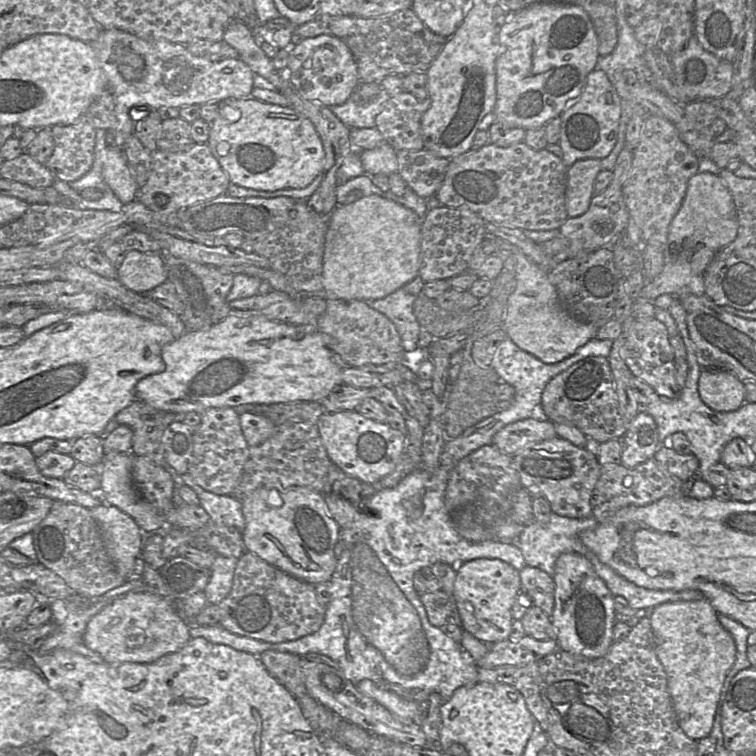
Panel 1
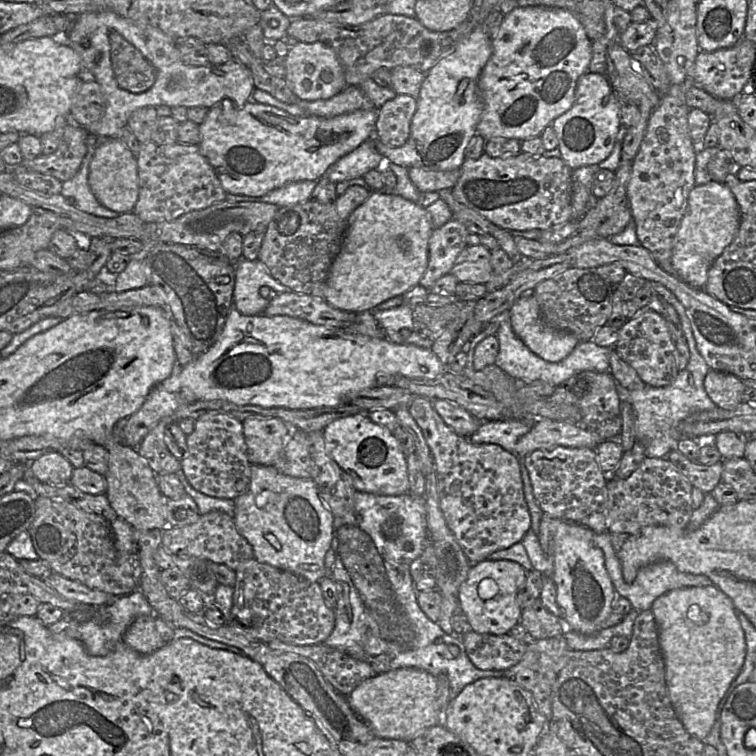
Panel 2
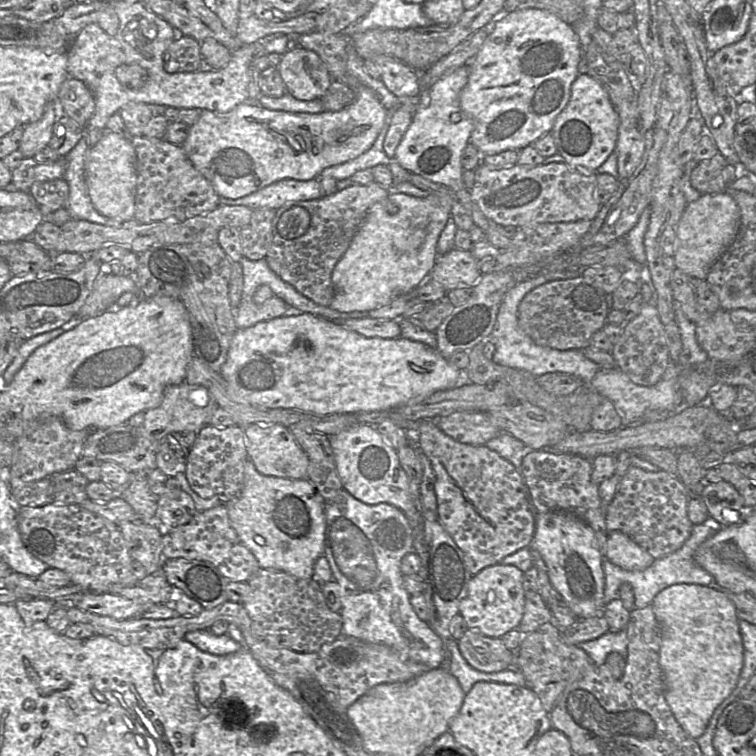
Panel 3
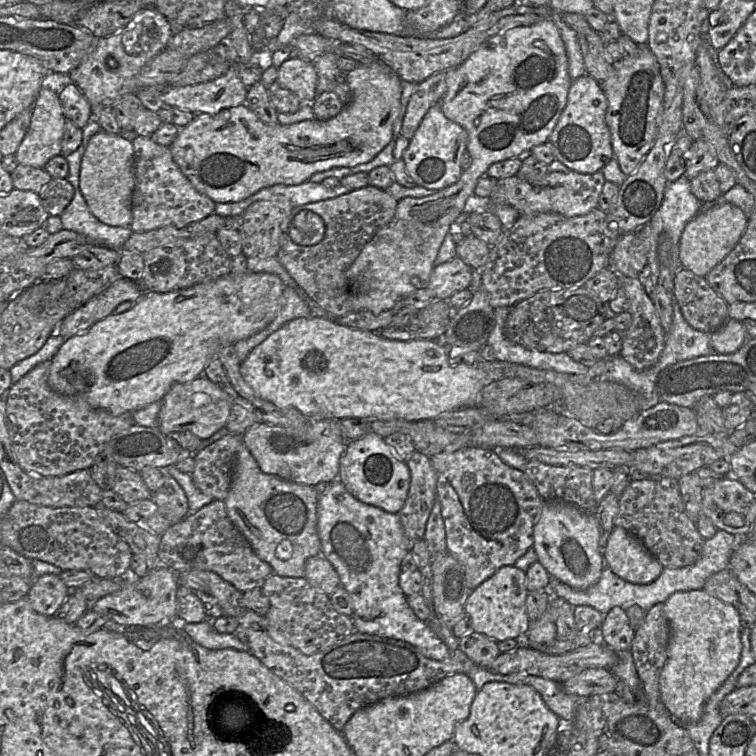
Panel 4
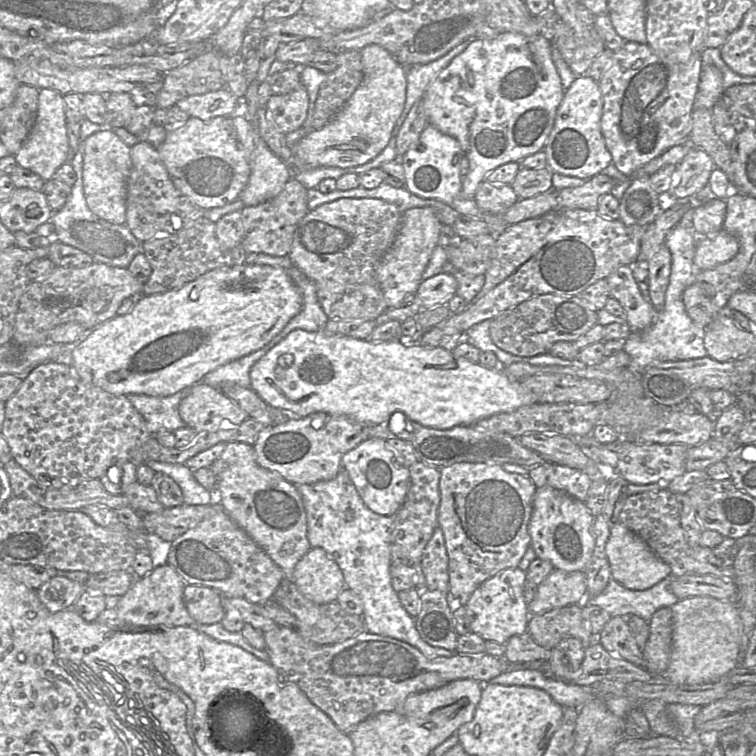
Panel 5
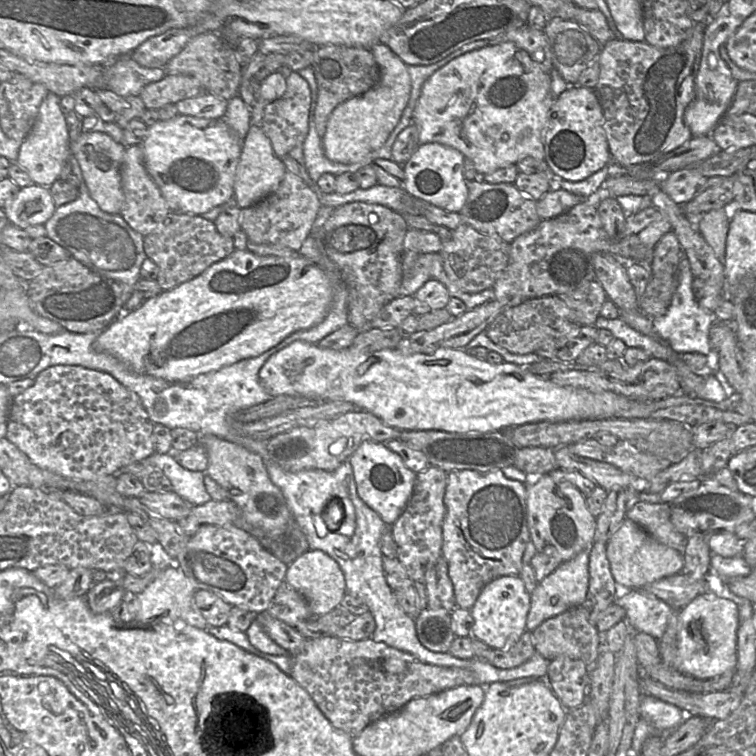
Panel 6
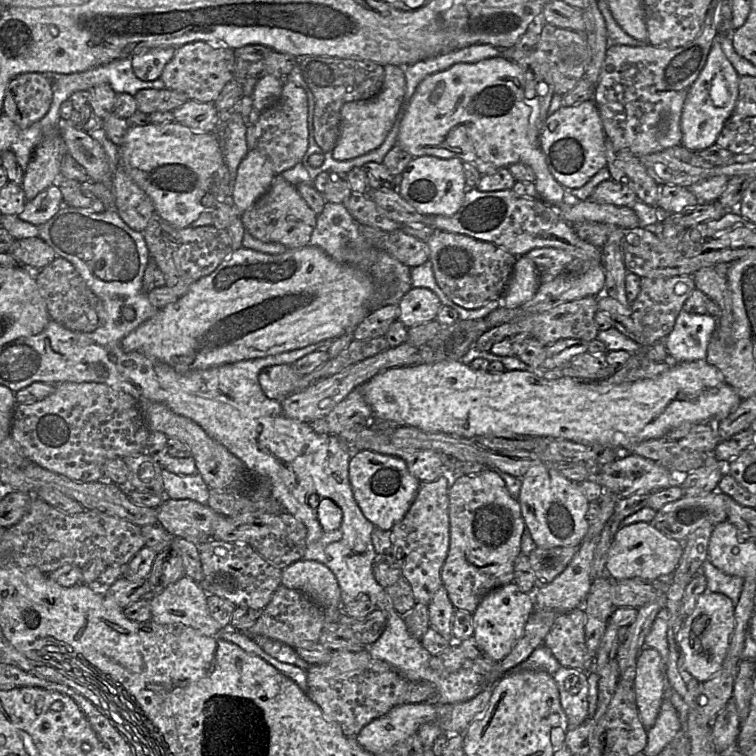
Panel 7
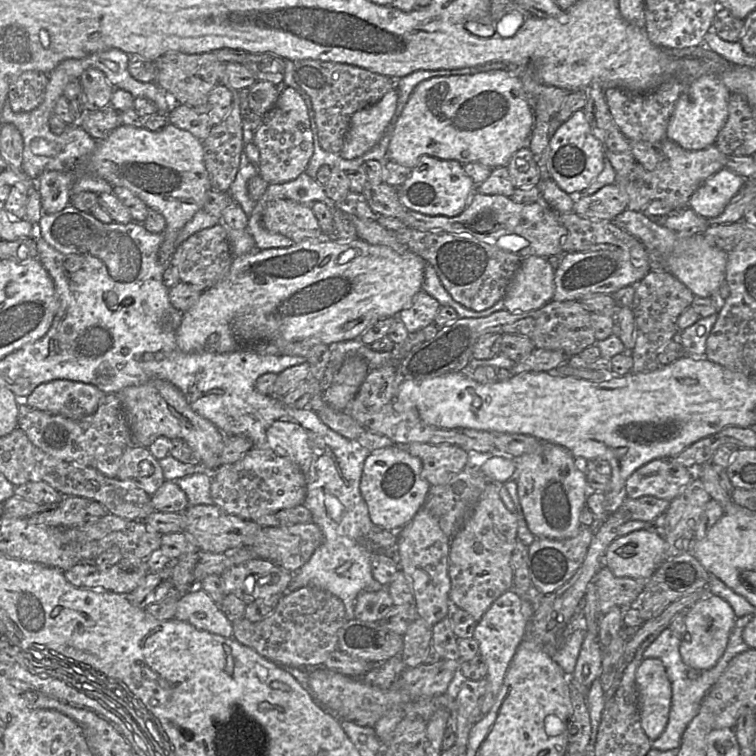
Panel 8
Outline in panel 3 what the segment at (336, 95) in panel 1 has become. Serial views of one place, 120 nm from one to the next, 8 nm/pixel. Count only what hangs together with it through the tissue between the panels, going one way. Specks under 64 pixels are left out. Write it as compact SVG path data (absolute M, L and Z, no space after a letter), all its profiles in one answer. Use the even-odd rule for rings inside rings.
M301 46L287 50L282 55L278 71L287 92L299 100L321 99L332 83L320 56Z

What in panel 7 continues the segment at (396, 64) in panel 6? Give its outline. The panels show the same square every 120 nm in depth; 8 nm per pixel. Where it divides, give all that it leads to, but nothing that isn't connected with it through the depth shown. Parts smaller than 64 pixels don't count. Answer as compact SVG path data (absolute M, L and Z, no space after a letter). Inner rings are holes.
M387 64L379 93L371 99L345 103L340 111L340 134L331 152L338 161L351 160L378 148L392 129L406 92L404 67Z

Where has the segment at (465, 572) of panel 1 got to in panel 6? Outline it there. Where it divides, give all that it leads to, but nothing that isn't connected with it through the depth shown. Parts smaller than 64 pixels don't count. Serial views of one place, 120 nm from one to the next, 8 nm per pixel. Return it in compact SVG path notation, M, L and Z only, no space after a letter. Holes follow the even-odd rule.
M518 575L501 576L488 583L470 609L473 617L472 637L492 649L503 649L518 641L526 629L530 597L531 594L525 590L524 583Z

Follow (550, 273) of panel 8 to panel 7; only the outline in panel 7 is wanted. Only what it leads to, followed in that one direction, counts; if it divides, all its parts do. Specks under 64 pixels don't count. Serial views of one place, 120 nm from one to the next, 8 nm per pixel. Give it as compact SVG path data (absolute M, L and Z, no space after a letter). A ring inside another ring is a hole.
M520 256L513 267L501 306L516 308L531 300L540 286L535 263L526 256Z

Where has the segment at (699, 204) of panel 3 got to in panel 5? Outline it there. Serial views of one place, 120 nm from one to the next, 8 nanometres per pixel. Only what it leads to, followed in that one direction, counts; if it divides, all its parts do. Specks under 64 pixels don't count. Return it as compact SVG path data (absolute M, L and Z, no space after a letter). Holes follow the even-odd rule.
M722 229L713 237L698 237L693 261L700 271L713 269L735 257L739 248L738 240Z

